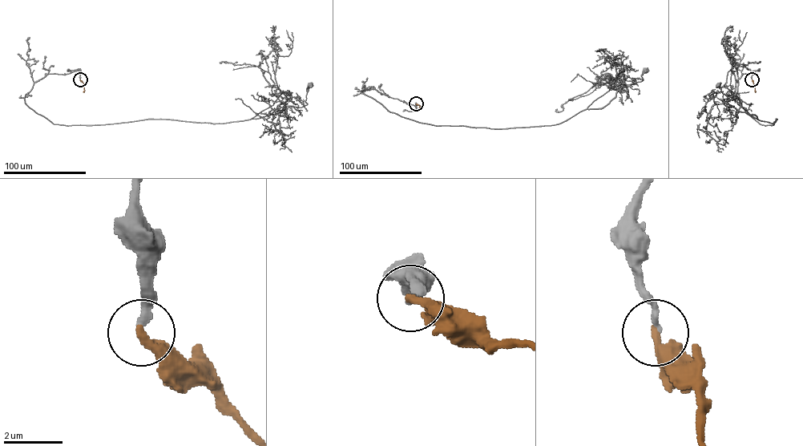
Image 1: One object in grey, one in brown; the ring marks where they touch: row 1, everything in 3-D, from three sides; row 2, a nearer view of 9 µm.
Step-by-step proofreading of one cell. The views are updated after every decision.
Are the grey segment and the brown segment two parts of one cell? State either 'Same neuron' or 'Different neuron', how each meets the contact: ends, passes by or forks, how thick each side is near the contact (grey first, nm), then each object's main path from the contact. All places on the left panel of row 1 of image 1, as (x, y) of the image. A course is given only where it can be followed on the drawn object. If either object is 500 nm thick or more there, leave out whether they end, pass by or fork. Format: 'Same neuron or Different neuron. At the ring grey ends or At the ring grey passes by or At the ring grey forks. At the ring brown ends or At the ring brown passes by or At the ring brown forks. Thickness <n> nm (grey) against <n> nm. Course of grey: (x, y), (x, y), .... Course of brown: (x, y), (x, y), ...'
Same neuron. At the ring grey ends. At the ring brown ends. Thickness 200 nm (grey) against 320 nm. Course of grey: (80, 79), (79, 70), (47, 74), (25, 102), (67, 125), (224, 123), (304, 106), (309, 84). Course of brown: (80, 79), (83, 84), (83, 92)

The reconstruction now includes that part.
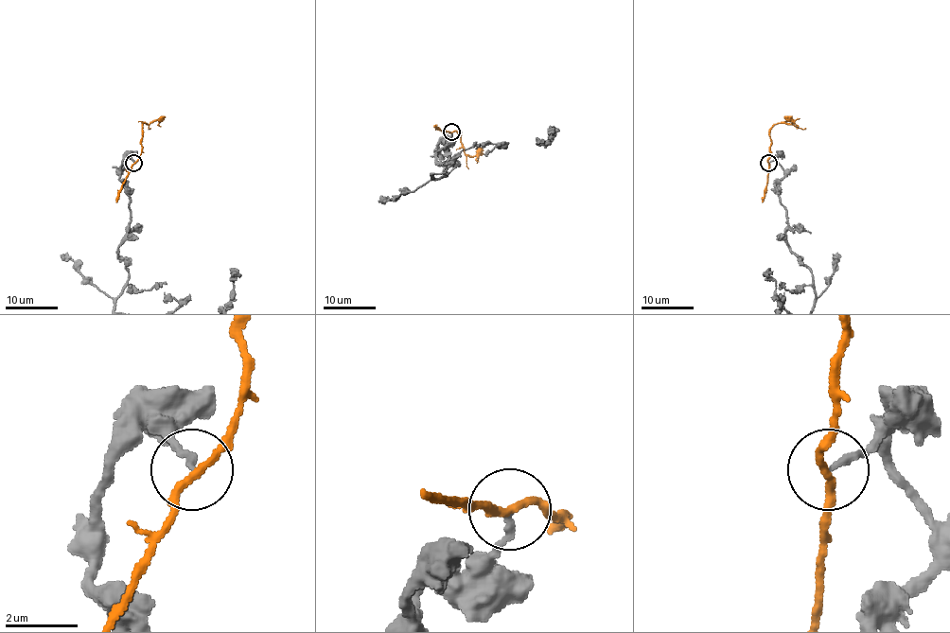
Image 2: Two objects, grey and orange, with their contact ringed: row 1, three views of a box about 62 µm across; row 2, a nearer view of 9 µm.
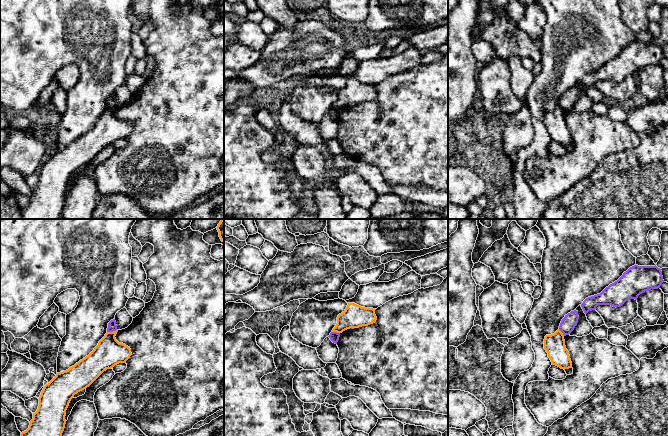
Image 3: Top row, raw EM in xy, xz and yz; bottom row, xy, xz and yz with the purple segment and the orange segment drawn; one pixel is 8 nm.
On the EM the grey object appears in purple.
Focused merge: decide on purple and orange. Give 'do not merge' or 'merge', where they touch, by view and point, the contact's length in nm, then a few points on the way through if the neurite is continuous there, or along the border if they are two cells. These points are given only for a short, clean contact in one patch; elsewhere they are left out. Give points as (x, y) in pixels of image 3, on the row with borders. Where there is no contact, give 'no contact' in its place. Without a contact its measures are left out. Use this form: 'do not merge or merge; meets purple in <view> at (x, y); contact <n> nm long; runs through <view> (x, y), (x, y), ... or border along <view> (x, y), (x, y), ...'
do not merge; meets purple in xy at (111, 331); contact 80 nm long; border along xy (116, 329), (107, 332)

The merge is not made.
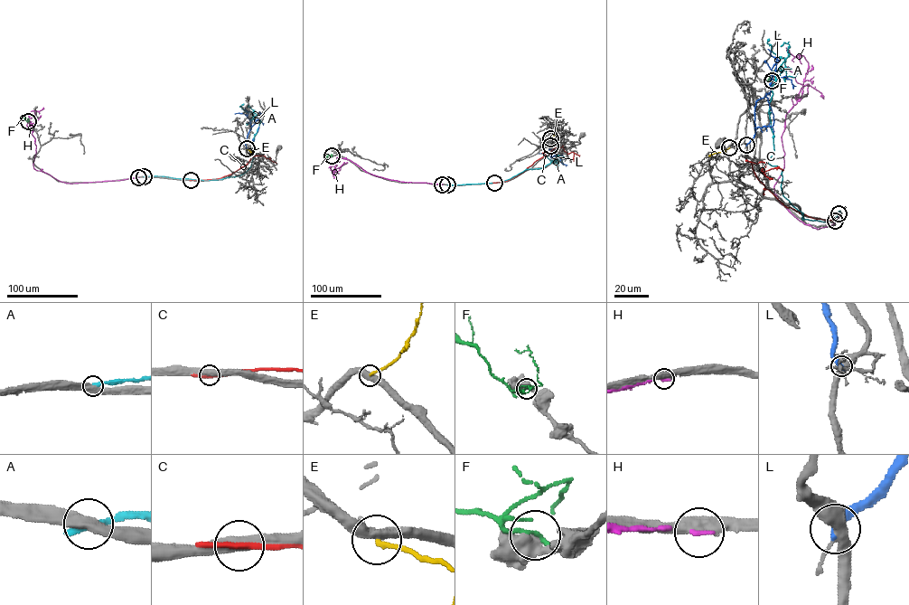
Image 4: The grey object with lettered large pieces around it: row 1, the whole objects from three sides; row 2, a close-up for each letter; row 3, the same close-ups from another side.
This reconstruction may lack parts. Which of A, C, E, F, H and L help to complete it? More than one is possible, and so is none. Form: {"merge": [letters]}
{"merge": []}

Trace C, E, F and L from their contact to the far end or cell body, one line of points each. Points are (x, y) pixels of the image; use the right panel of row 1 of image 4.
C: (835, 221), (814, 219), (785, 206), (755, 175), (749, 162), (763, 162), (763, 172), (783, 170)
E: (730, 147), (708, 155)
F: (772, 80), (769, 74), (775, 70), (775, 73)
L: (745, 145), (754, 134), (756, 101), (772, 89), (773, 72), (765, 61)

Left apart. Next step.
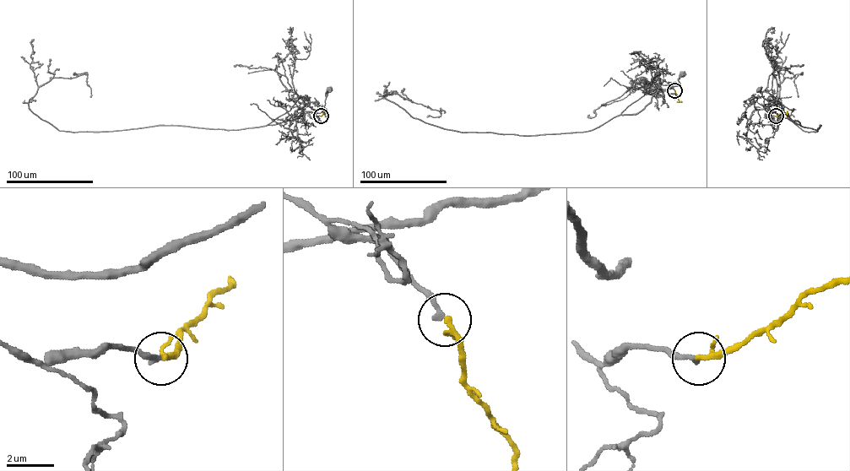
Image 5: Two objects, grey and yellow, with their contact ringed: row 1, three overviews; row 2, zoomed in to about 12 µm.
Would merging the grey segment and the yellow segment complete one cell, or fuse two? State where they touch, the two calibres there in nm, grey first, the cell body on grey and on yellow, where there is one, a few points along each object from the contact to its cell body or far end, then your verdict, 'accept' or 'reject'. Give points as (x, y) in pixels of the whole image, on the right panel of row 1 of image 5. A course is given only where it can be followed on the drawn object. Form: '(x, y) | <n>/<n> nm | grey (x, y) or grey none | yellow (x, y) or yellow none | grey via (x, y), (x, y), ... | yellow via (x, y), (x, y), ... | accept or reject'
(776, 116) | 240/170 nm | grey (759, 89) | yellow none | grey via (776, 116), (771, 116), (770, 112), (774, 111), (772, 113), (764, 105), (759, 89) | yellow via (776, 116), (787, 112), (787, 115) | accept

